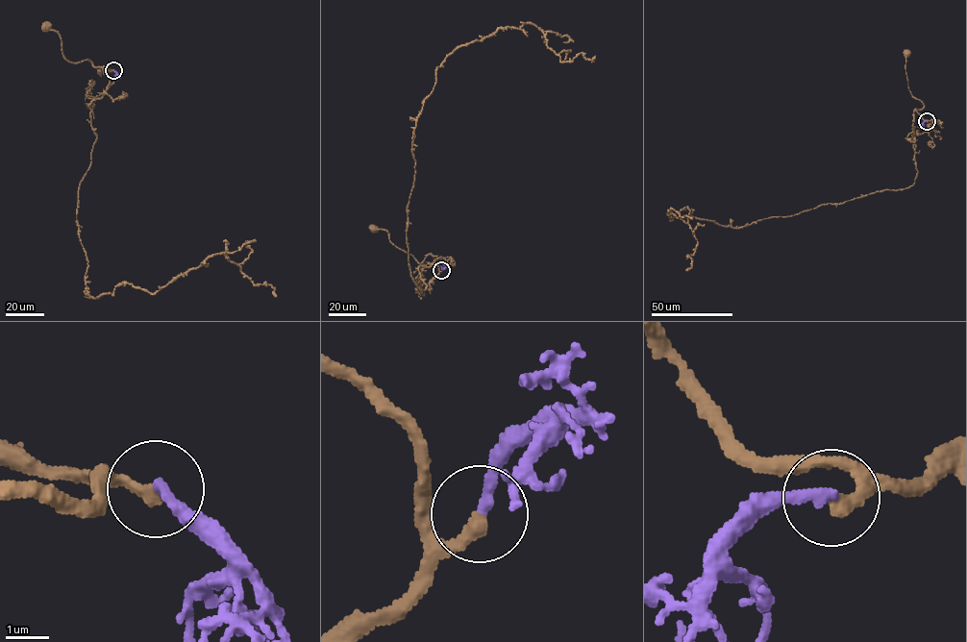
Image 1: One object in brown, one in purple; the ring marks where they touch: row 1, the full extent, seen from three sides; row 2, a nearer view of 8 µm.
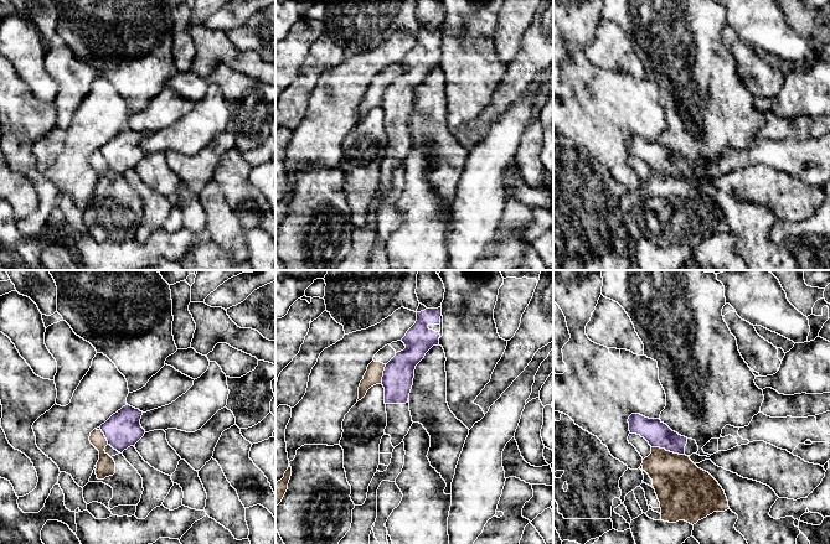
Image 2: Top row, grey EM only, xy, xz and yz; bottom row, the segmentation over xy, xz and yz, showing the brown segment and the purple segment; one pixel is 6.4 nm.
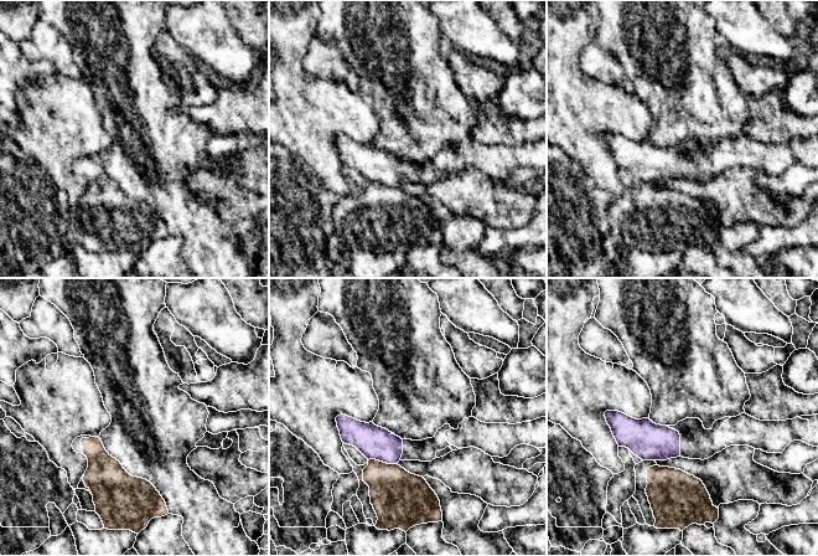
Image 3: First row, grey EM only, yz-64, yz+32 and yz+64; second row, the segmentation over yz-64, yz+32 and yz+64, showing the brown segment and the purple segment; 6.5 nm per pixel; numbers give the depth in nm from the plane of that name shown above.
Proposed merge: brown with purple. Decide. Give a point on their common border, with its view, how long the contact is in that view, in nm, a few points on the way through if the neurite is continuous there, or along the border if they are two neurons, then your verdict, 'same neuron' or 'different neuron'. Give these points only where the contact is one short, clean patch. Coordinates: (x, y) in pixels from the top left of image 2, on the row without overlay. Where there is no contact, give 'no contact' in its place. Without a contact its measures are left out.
yz (668, 174) | 220 nm | along yz (651, 169), (659, 169), (684, 177) | different neuron

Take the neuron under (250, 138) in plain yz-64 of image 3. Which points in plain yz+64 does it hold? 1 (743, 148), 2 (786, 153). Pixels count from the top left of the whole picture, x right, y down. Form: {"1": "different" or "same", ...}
{"1": "different", "2": "different"}

